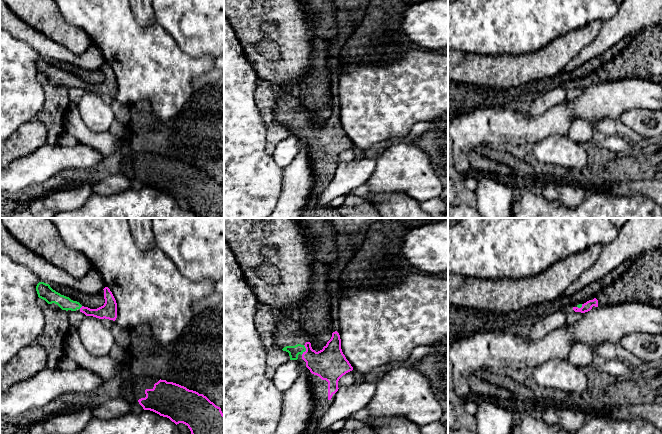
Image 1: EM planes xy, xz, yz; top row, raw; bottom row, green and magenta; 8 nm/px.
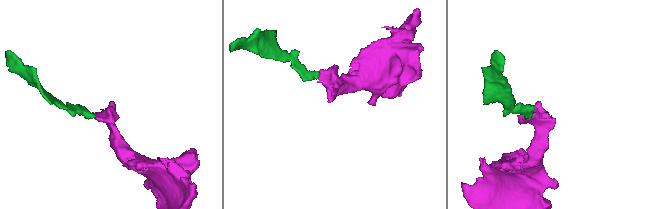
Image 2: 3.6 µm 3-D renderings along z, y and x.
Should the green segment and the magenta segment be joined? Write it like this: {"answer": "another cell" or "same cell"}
{"answer": "same cell"}

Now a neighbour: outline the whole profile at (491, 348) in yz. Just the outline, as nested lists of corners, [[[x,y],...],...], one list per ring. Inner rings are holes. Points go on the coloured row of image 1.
[[[641,302],[598,306],[585,312],[576,324],[566,324],[537,341],[530,341],[527,336],[518,333],[507,333],[500,327],[487,326],[469,337],[448,340],[448,361],[453,366],[453,391],[466,401],[471,392],[467,381],[471,374],[479,374],[483,370],[497,371],[500,368],[535,368],[552,359],[567,360],[574,343],[585,344],[595,351],[599,344],[620,343],[625,335],[631,333],[662,335],[662,308]]]

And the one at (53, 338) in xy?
[[[39,298],[38,305],[45,316],[42,333],[37,338],[37,343],[47,352],[47,368],[57,368],[58,362],[64,358],[65,344],[69,329],[68,314],[55,311],[45,300]]]

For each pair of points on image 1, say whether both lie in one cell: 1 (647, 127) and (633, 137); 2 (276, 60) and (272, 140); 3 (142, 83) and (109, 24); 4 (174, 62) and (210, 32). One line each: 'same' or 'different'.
1: different
2: same
3: same
4: different

